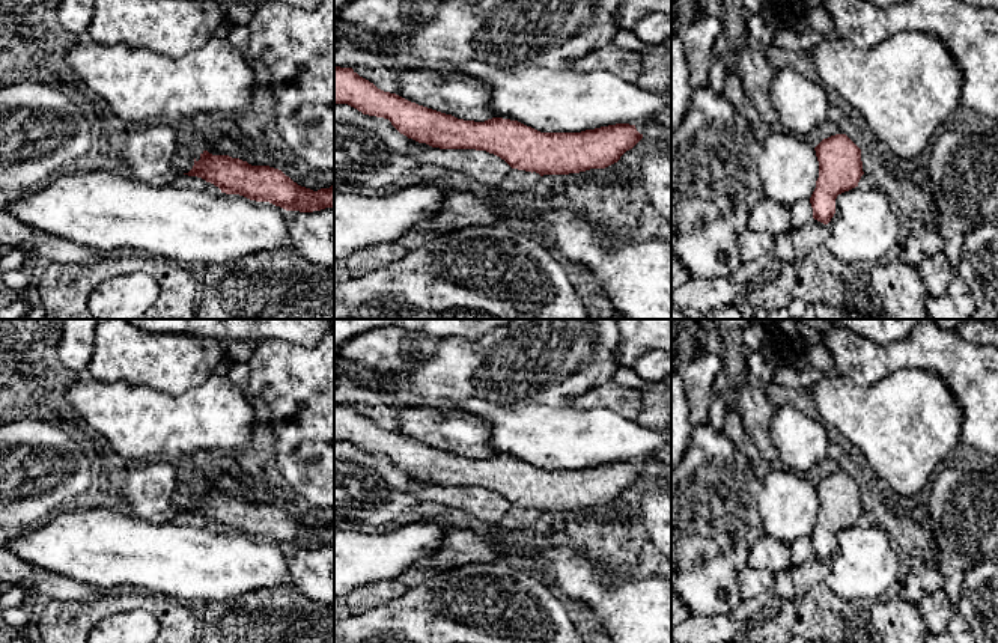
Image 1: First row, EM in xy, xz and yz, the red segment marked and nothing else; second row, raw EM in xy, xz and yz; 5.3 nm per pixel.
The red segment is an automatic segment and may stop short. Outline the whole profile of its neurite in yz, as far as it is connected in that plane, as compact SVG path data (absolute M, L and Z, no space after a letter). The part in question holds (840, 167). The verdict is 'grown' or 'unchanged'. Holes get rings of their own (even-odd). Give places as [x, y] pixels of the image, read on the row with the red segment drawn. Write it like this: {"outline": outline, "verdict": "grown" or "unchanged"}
{"outline": "M846 136L823 139L816 148L819 178L810 197L813 218L828 224L838 194L858 187L863 172L861 149Z", "verdict": "unchanged"}

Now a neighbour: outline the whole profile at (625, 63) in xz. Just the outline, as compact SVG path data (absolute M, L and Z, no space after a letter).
M610 44L578 59L571 69L577 72L605 69L626 81L635 83L641 72L641 60L638 53Z

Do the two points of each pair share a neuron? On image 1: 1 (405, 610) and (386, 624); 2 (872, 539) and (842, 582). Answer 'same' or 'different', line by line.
1: same
2: same

